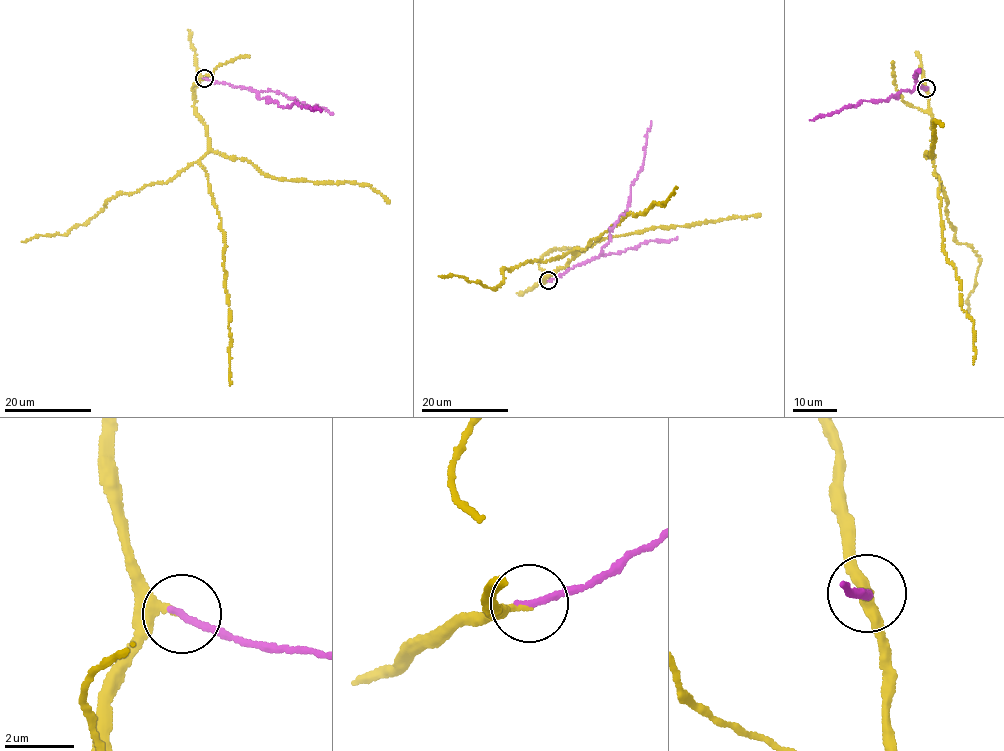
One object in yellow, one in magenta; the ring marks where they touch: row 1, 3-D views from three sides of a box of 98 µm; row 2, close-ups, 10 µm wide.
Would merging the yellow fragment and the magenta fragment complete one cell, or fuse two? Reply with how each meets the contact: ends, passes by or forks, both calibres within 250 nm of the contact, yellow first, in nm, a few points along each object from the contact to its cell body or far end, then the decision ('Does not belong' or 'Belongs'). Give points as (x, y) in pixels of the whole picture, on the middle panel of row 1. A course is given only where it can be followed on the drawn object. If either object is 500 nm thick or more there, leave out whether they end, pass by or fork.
At the ring yellow ends. At the ring magenta ends. Thickness 240 nm (yellow) against 200 nm. Course of yellow: (549, 281), (573, 250), (582, 250), (625, 213), (645, 213), (655, 201), (664, 205), (675, 187). Course of magenta: (549, 281), (601, 254), (612, 226), (627, 209), (634, 180), (642, 166), (650, 120). Belongs

